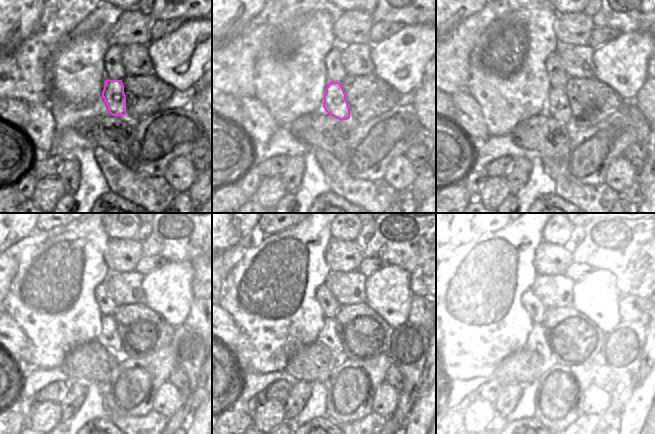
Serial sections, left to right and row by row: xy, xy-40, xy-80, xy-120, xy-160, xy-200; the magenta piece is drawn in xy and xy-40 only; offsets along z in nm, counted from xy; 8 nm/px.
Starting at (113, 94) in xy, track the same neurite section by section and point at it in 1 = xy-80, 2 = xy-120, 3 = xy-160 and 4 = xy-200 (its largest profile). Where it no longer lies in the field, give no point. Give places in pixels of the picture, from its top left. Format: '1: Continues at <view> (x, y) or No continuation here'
1: Continues at xy-80 (558, 107)
2: Continues at xy-120 (108, 337)
3: Continues at xy-160 (329, 336)
4: Continues at xy-200 (536, 342).

